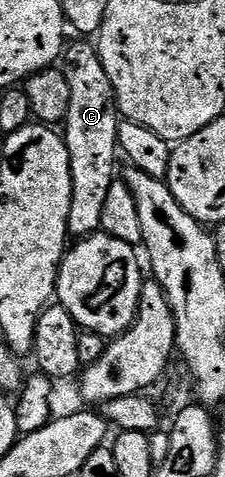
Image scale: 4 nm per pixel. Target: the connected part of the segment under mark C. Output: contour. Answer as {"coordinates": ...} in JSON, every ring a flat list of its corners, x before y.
{"coordinates":[[74,40,65,47,64,53,60,59,60,69,62,75,68,80,68,89,72,92,72,101,68,104,68,116,64,123,64,137,66,140,66,147,68,148,68,160,72,168,72,204,68,204,68,235,71,239,81,240,88,238,92,234,99,233,102,229,102,220,104,218,104,203,108,201,108,192,112,188,112,184,116,180,114,174,118,170,118,158,120,162,120,151,118,149,118,124,120,115,118,113,118,102,114,98,114,89,112,88,112,80,108,80,108,72,104,72,104,64,98,55,97,45,90,40]]}

